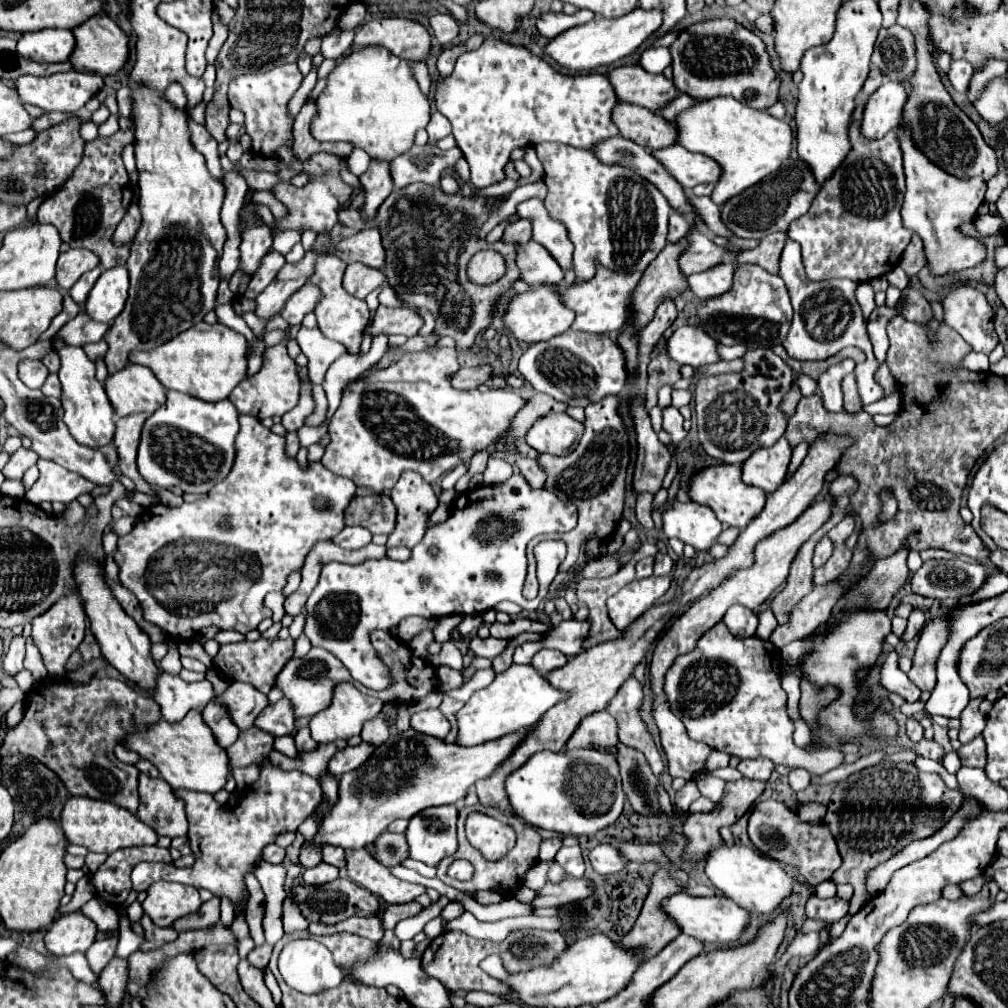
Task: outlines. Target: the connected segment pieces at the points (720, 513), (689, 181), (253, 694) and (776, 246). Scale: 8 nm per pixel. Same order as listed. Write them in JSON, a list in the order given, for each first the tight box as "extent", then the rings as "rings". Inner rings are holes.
[{"extent":[689,465,765,529],"rings":[[[713,465],[709,469],[703,469],[693,477],[689,495],[695,503],[711,507],[723,525],[739,529],[745,529],[749,521],[753,521],[753,517],[757,517],[765,507],[765,491],[743,483],[741,465]]]},{"extent":[653,145,721,191],"rings":[[[681,145],[653,151],[653,155],[689,191],[699,183],[717,183],[721,175],[721,167],[713,159],[703,153],[691,153]]]},{"extent":[213,681,269,731],"rings":[[[233,681],[229,689],[221,697],[215,697],[213,701],[219,701],[229,709],[235,725],[241,731],[253,727],[257,715],[269,705],[265,693],[257,691],[249,683],[239,683],[239,681]]]},{"extent":[735,233,787,273],"rings":[[[773,233],[773,235],[759,239],[759,245],[755,249],[743,251],[741,255],[735,257],[735,265],[751,263],[751,265],[763,267],[769,273],[777,273],[779,271],[779,257],[785,247],[785,239],[787,239],[785,233]]]}]

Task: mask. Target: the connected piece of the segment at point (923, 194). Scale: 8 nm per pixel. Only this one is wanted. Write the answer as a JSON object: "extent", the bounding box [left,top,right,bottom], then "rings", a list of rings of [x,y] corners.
{"extent":[897,125,987,275],"rings":[[[899,125],[897,135],[901,139],[903,151],[903,165],[905,165],[905,195],[901,207],[903,227],[917,233],[923,241],[923,253],[927,261],[927,269],[931,275],[945,275],[945,273],[959,273],[971,267],[977,267],[985,261],[987,249],[985,243],[967,237],[961,233],[959,225],[969,223],[975,219],[979,205],[985,197],[985,181],[981,177],[973,179],[957,179],[943,169],[935,167],[909,139],[909,133]]]}

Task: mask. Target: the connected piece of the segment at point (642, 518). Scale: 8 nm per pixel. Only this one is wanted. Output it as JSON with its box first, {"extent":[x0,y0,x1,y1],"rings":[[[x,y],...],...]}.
{"extent":[636,493,654,530],"rings":[[[643,493],[641,497],[637,497],[636,500],[636,517],[641,526],[650,530],[654,527],[654,522],[651,517],[651,504],[653,501],[653,495],[651,493]]]}

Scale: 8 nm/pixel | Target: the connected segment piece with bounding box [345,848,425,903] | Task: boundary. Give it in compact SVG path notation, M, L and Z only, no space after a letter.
M367 849L345 850L346 869L349 879L365 887L387 903L409 903L417 895L425 893L423 885L407 883L391 875L387 867L377 863Z

